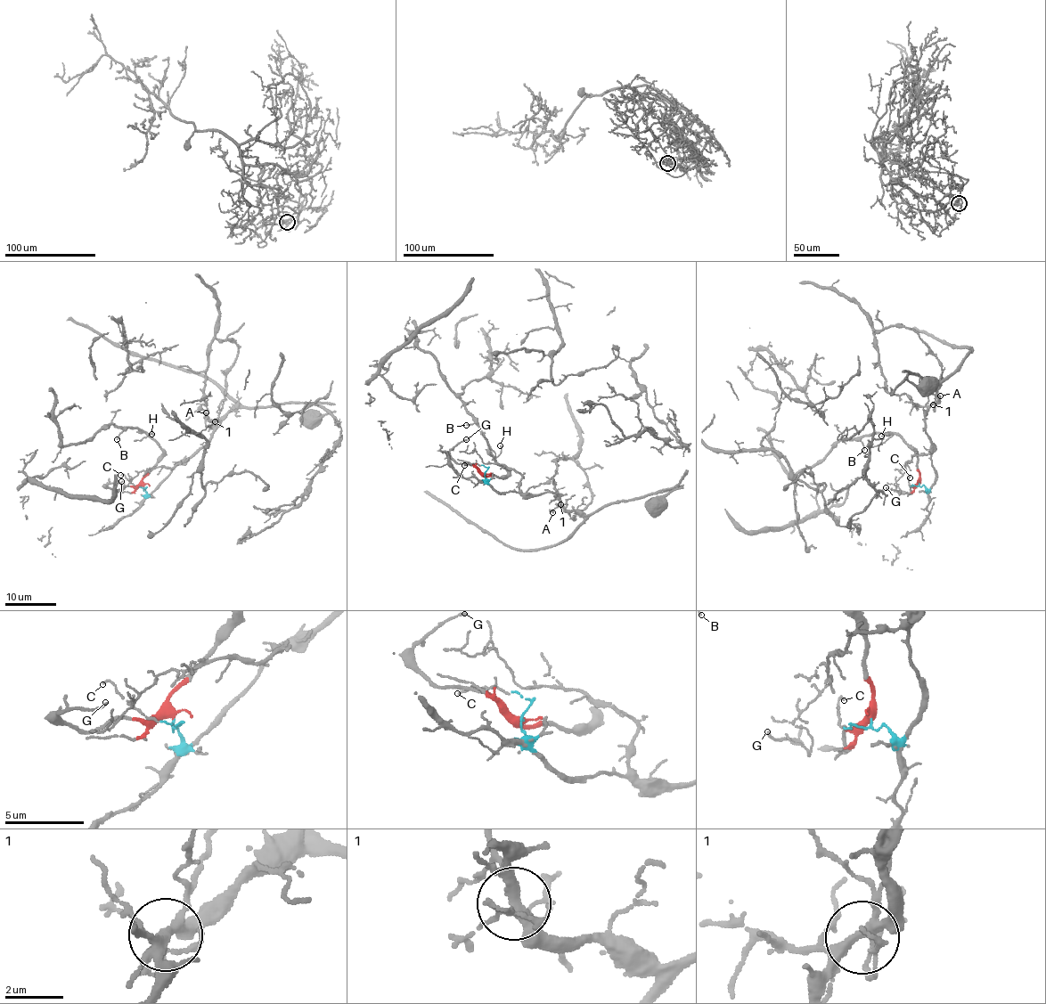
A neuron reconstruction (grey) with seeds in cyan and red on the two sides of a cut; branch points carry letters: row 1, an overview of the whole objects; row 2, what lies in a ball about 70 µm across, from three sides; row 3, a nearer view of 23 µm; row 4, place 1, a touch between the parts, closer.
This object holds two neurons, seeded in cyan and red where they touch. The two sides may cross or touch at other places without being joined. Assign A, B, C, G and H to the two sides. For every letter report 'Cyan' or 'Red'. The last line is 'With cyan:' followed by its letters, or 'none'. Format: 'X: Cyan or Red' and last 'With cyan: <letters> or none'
A: Cyan
B: Red
C: Cyan
G: Red
H: Red
With cyan: A, C

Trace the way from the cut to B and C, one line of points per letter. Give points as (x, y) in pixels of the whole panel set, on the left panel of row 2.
B: (143, 486), (142, 478), (163, 453), (159, 444), (138, 428), (130, 427), (124, 429), (116, 439)
C: (143, 486), (133, 485), (120, 475)

